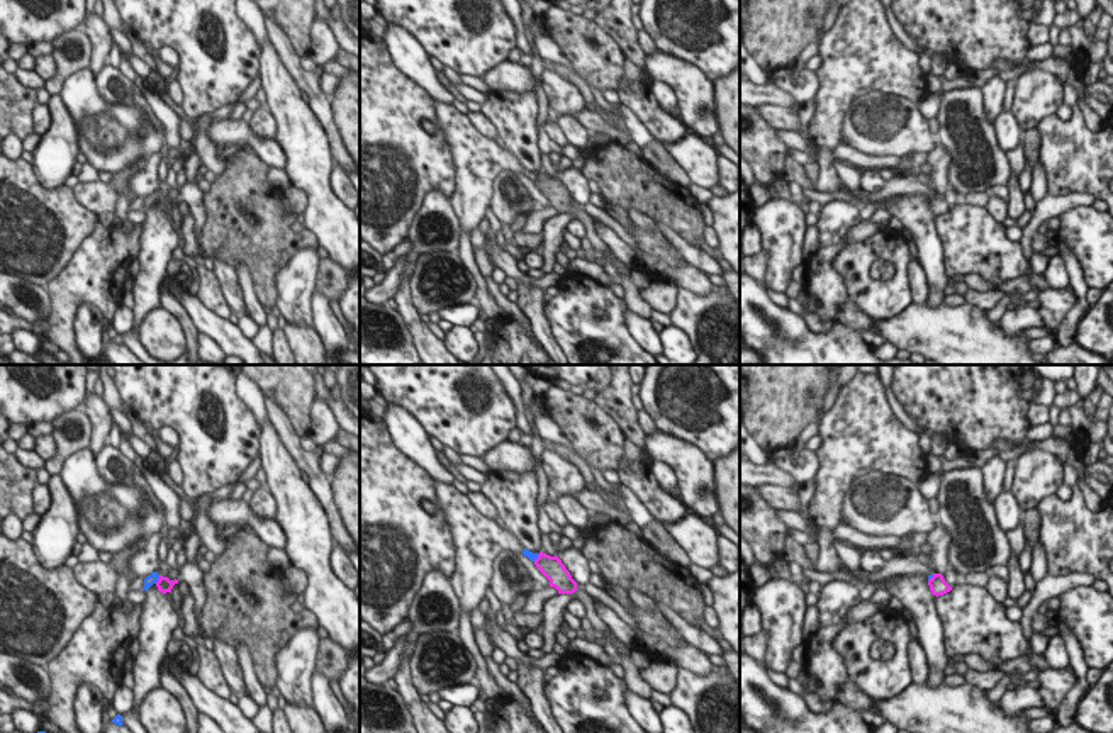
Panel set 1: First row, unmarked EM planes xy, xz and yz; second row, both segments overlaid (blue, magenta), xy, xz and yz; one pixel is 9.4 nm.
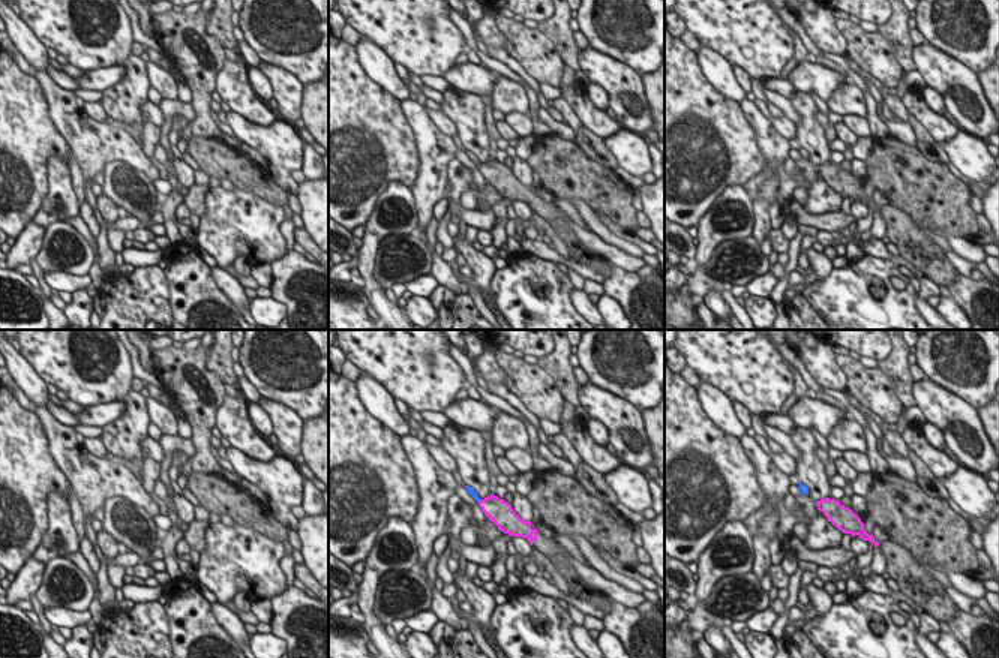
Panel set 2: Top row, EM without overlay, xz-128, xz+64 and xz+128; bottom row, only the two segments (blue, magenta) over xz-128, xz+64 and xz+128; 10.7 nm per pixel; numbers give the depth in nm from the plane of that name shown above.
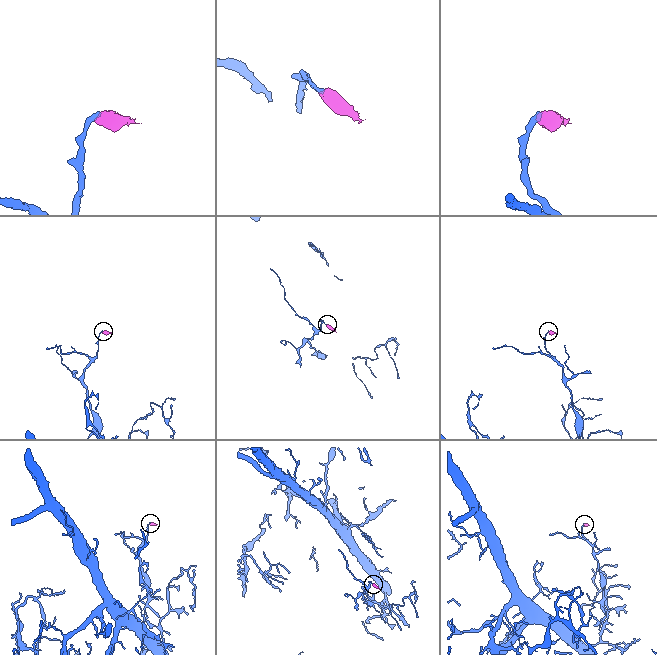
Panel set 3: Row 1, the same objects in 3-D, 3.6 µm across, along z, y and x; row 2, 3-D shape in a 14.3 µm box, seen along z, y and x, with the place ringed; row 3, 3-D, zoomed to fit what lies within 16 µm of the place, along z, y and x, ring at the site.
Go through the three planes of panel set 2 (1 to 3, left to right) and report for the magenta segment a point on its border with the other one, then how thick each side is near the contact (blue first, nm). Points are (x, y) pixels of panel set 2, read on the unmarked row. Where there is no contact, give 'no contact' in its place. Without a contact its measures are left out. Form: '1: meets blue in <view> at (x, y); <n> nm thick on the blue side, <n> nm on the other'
1: no contact
2: meets blue in xz+64 at (479, 165); 70 nm thick on the blue side, 260 nm on the other
3: no contact

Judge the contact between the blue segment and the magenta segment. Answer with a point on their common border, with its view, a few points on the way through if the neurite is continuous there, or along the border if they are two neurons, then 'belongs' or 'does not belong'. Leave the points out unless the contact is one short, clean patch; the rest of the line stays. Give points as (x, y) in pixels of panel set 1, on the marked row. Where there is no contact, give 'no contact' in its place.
xy (158, 577) | along xy (160, 576), (155, 582) | does not belong

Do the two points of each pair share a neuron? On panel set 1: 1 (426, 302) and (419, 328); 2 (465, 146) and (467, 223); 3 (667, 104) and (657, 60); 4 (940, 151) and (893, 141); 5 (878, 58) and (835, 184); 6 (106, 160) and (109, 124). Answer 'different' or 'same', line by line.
1: different
2: same
3: different
4: different
5: same
6: same

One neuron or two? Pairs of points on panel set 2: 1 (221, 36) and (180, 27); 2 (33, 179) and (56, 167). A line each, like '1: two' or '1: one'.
1: two
2: two

